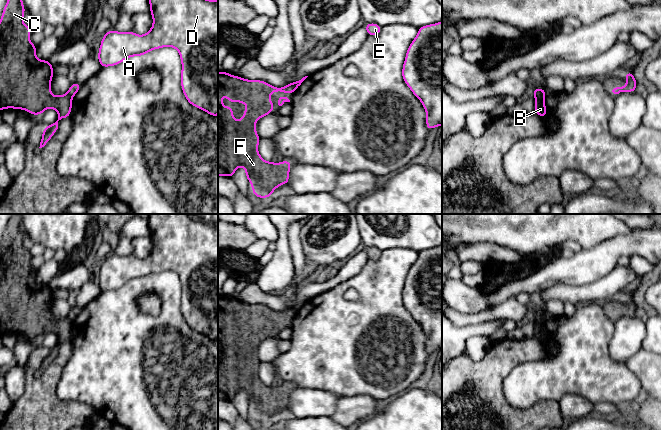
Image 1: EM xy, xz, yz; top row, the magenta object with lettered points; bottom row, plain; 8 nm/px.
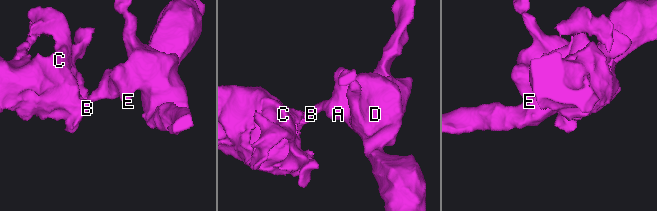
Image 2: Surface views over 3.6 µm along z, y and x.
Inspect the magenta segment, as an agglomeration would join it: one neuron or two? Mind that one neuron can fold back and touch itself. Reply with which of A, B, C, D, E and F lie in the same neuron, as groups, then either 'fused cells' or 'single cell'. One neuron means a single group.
A D E / B C F | fused cells

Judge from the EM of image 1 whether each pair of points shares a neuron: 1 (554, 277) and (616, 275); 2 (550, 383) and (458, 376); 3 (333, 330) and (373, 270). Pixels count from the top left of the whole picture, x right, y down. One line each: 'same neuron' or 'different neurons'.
1: different neurons
2: different neurons
3: same neuron

